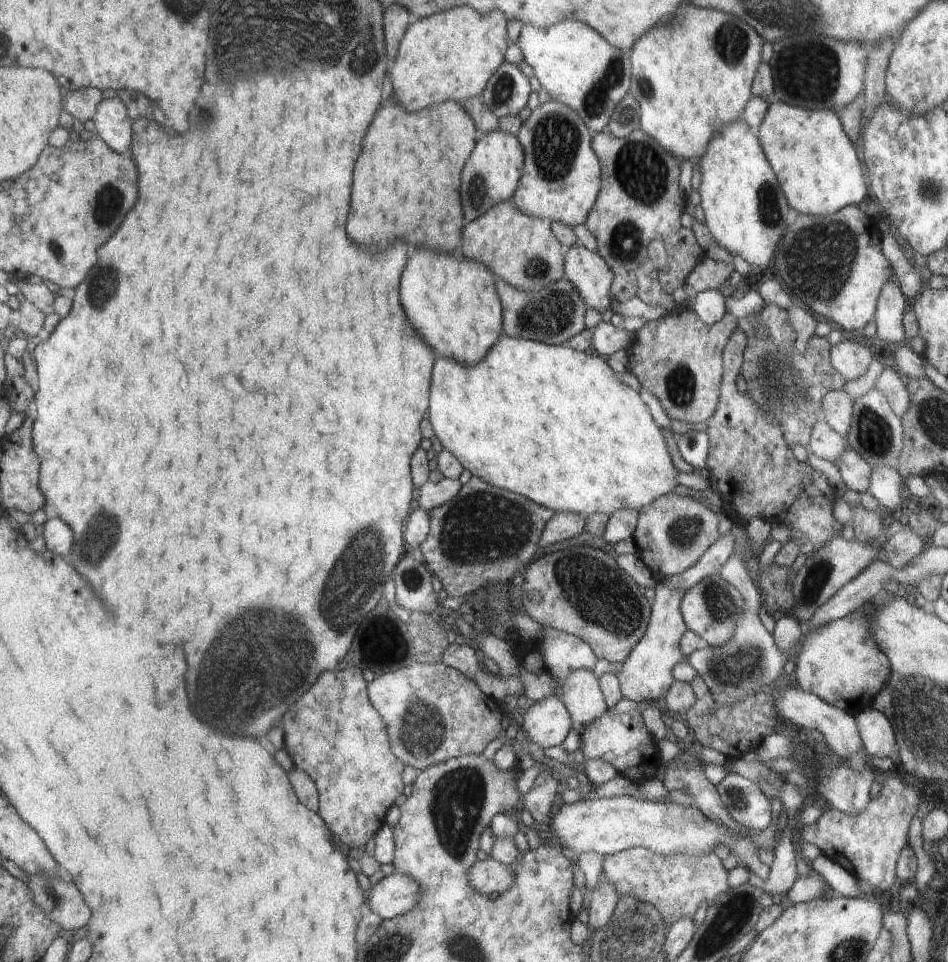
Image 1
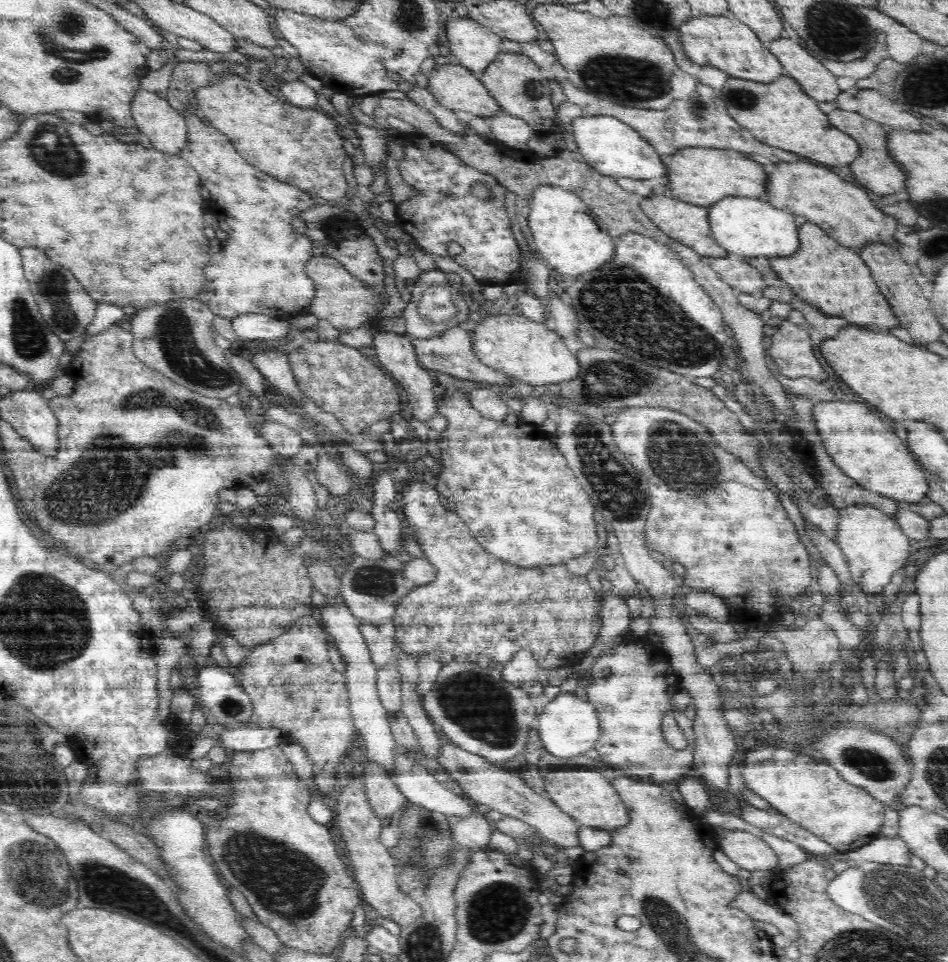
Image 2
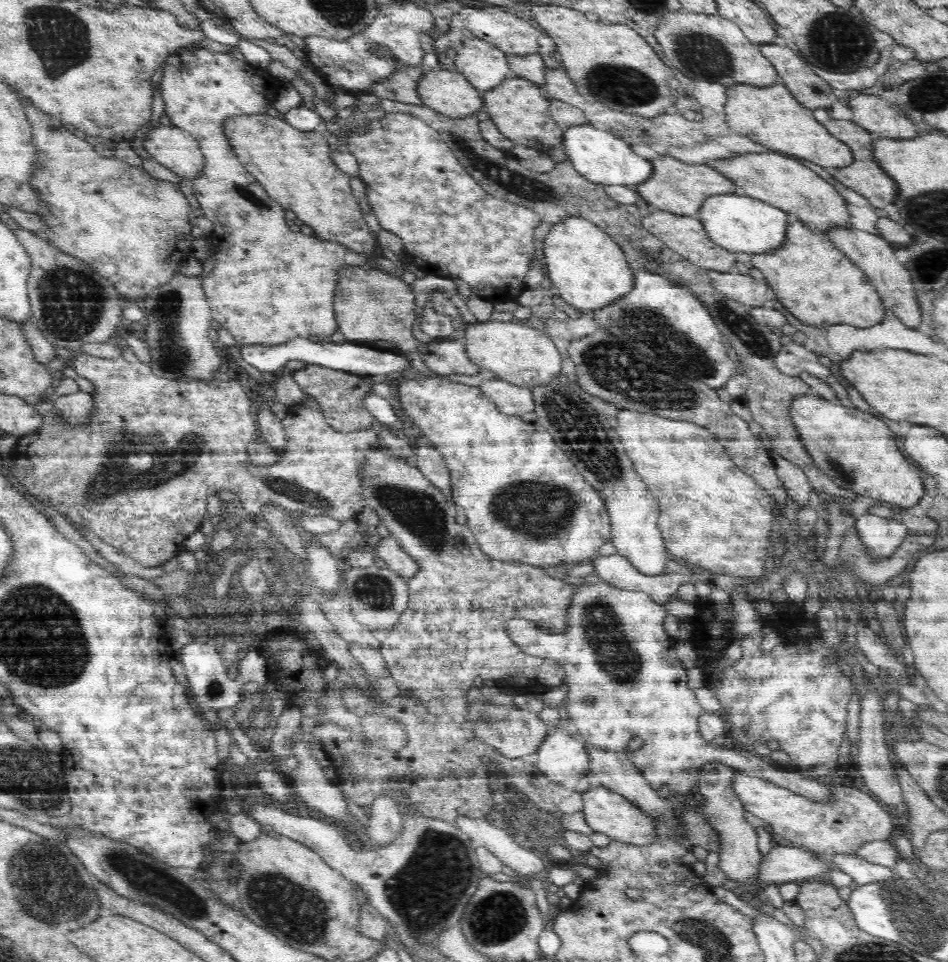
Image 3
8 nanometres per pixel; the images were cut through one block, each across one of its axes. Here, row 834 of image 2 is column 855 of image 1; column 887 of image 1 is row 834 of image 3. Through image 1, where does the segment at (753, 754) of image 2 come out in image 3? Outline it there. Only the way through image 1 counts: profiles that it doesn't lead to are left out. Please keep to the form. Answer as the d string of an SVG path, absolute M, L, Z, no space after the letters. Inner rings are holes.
M738 772L733 780L734 793L748 813L766 822L775 837L814 853L836 856L854 854L867 843L889 840L893 819L878 800L852 786L832 786L830 800L810 800L798 792L762 777Z

